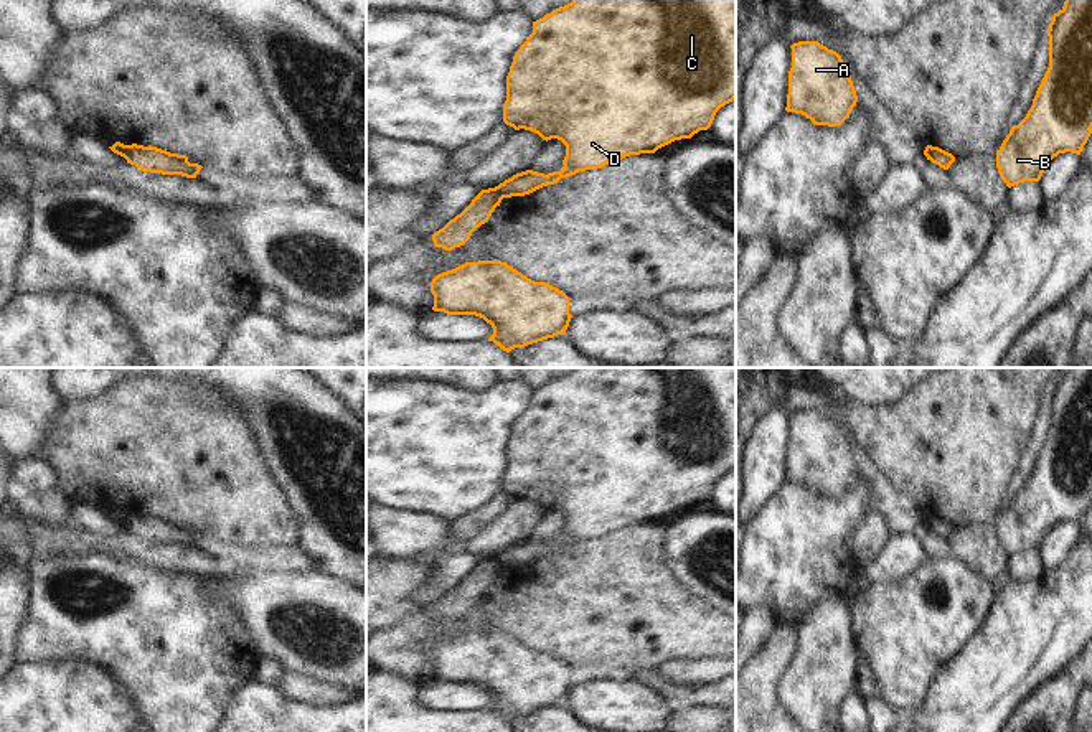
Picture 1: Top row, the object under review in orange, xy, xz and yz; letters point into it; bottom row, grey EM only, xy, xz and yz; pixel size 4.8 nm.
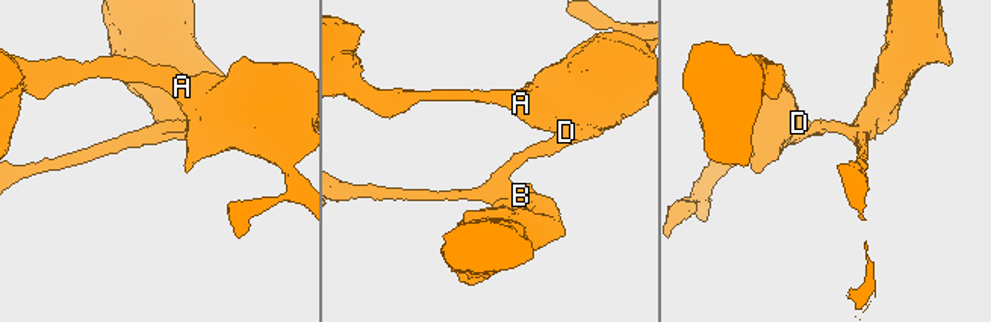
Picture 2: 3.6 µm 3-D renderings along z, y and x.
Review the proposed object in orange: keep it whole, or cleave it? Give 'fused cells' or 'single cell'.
fused cells

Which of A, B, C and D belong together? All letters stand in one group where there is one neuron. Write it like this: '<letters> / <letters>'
A C D / B

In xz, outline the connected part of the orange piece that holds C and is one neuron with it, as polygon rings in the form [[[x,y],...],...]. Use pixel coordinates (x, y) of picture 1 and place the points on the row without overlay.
[[[574,368],[571,373],[553,379],[533,391],[533,402],[513,425],[506,445],[506,470],[503,491],[515,500],[525,498],[538,503],[543,509],[558,508],[566,514],[562,539],[538,542],[526,539],[505,549],[495,561],[501,567],[525,565],[543,556],[554,554],[561,547],[579,541],[597,539],[630,524],[655,523],[658,518],[681,508],[691,508],[699,500],[708,500],[716,481],[736,468],[736,368]]]

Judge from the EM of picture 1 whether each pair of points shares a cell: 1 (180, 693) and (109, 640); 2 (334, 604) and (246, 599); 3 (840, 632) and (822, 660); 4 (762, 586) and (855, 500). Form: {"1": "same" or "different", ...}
{"1": "same", "2": "same", "3": "same", "4": "same"}

